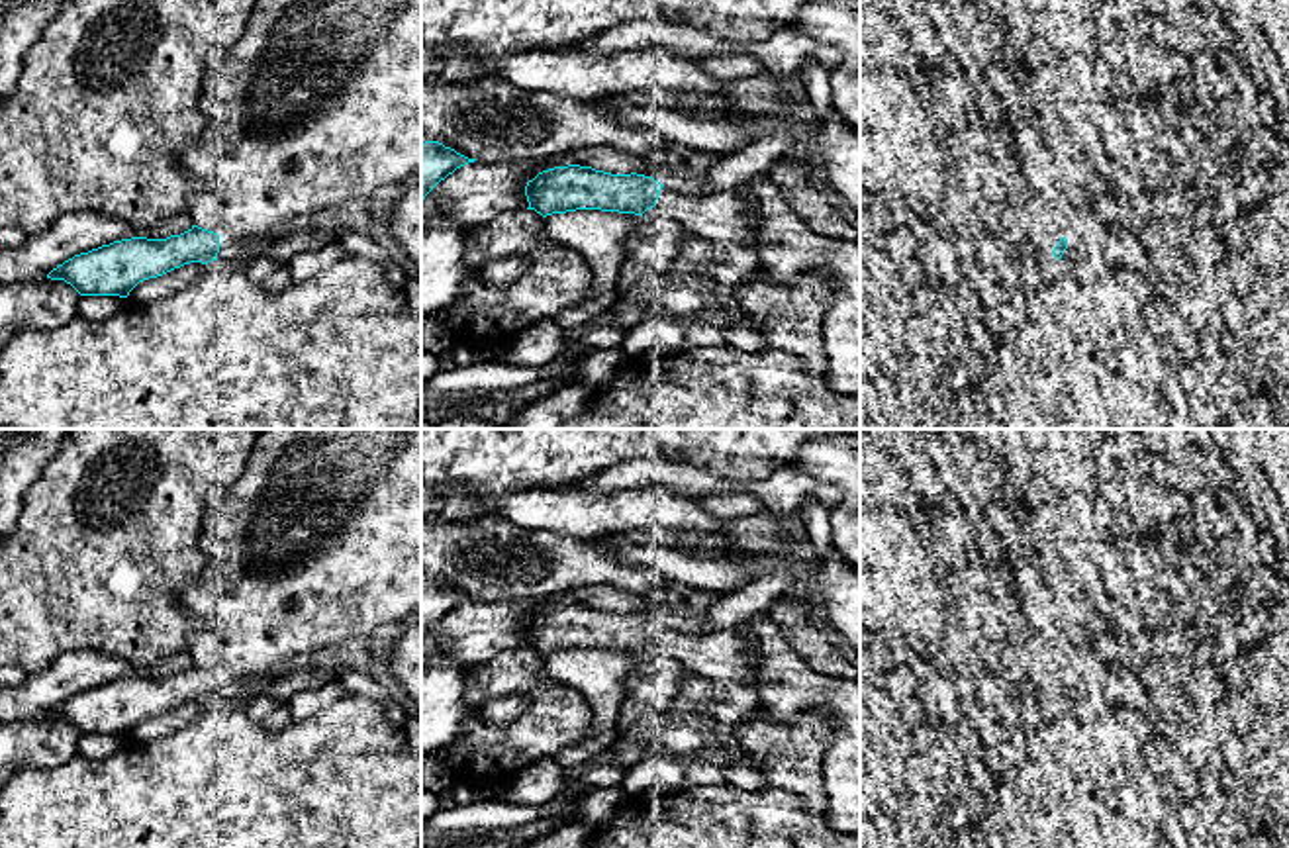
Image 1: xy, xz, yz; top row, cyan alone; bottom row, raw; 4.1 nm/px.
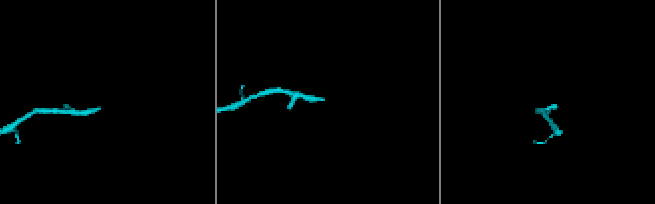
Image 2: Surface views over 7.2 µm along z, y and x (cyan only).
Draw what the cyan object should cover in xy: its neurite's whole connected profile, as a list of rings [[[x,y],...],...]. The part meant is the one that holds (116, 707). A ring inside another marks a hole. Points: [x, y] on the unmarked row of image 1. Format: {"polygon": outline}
{"polygon": [[[339,654],[302,660],[264,678],[217,674],[192,664],[188,670],[167,678],[131,676],[74,693],[53,707],[47,717],[65,719],[80,734],[127,736],[139,721],[190,701],[221,699],[245,705],[255,695],[268,695],[288,703],[304,689],[339,680],[347,668],[349,662]]]}

